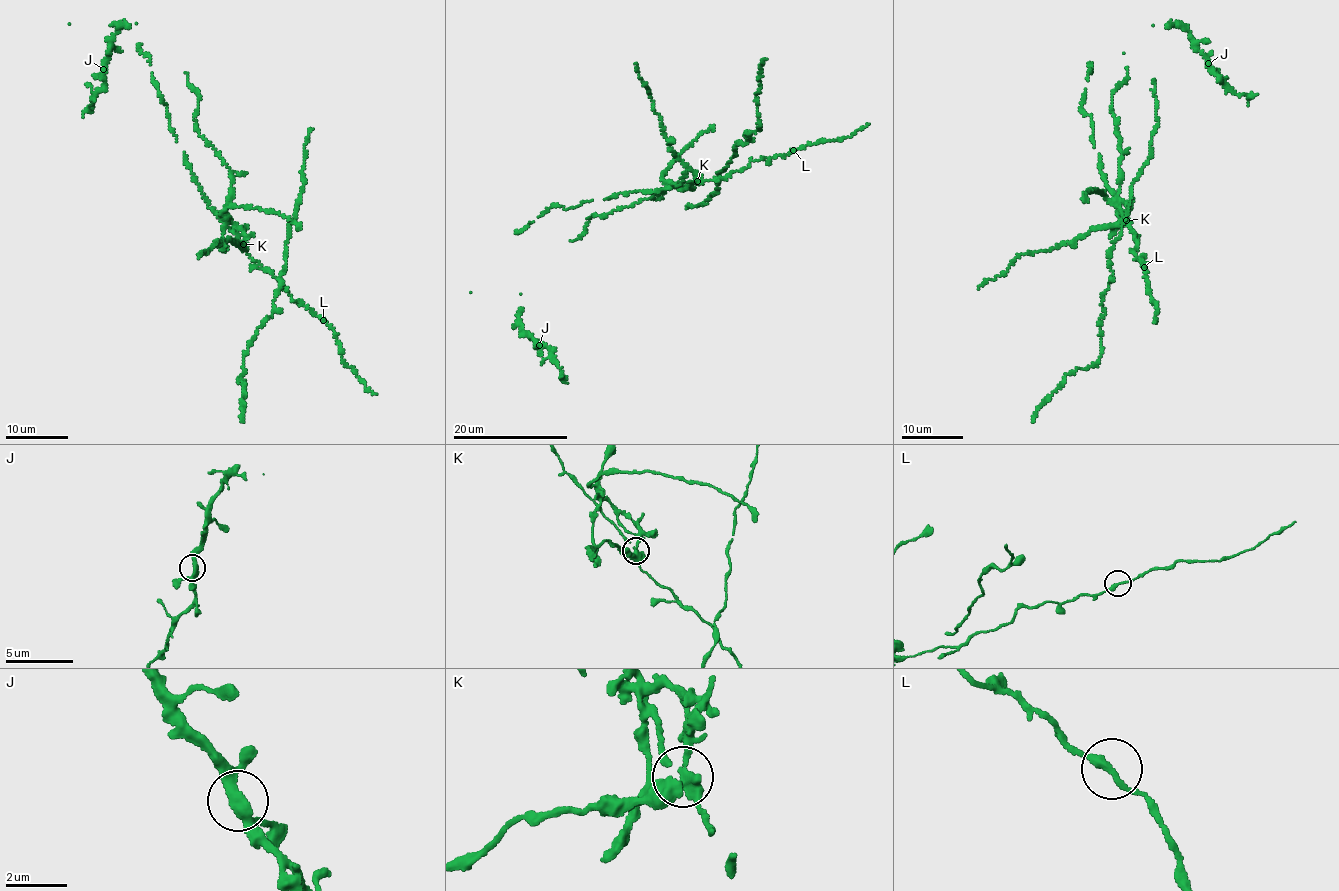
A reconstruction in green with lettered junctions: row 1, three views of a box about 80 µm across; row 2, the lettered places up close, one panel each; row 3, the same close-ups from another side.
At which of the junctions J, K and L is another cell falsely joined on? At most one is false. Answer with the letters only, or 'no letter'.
K

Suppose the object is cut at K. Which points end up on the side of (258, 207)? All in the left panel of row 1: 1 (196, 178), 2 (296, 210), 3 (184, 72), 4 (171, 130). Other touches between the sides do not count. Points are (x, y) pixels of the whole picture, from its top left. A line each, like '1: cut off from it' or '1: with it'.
1: cut off from it
2: cut off from it
3: with it
4: cut off from it

